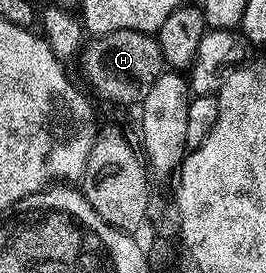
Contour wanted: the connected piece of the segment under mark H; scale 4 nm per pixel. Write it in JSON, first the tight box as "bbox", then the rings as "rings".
{"bbox":[79,29,163,106],"rings":[[[124,29],[123,31],[111,31],[102,33],[90,44],[84,46],[79,59],[84,63],[83,73],[86,81],[89,83],[92,91],[105,101],[114,101],[117,105],[140,106],[144,97],[155,83],[158,76],[163,72],[163,62],[161,60],[161,48],[157,46],[156,36]]]}

